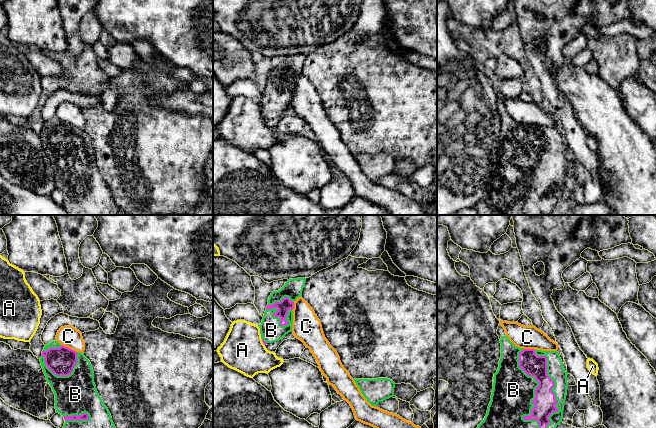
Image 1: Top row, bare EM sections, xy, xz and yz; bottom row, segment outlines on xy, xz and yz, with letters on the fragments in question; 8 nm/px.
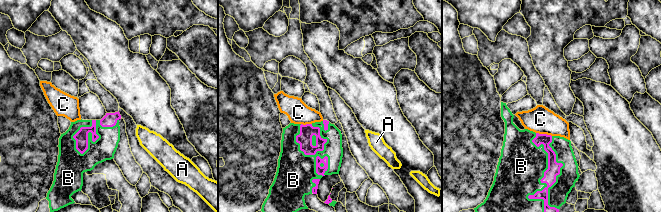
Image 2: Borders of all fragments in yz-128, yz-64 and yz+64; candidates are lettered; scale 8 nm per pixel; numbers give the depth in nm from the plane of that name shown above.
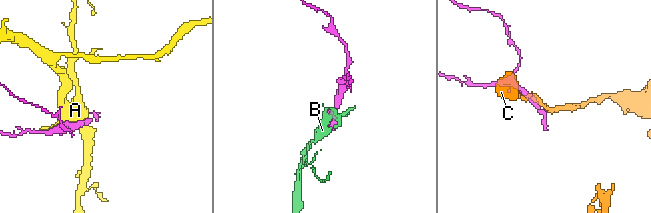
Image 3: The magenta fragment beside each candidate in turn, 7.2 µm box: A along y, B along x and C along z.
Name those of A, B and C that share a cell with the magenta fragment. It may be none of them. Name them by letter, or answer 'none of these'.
B

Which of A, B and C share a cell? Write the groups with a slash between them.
A / B / C

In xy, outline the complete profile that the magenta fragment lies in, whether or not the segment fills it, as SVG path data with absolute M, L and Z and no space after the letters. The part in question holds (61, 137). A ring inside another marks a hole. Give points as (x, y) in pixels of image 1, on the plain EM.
M55 116L44 122L40 138L46 156L55 170L56 188L65 195L62 206L68 215L119 215L120 209L96 166L92 141L83 129Z

